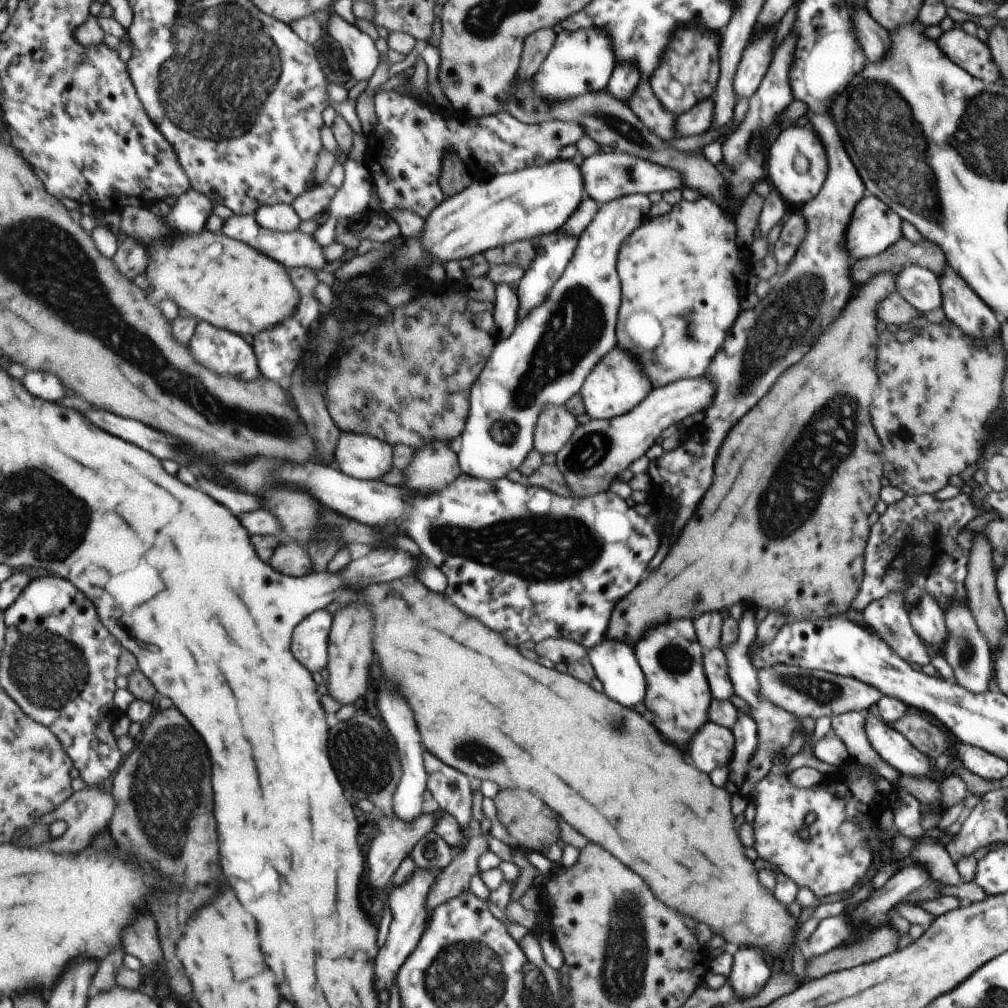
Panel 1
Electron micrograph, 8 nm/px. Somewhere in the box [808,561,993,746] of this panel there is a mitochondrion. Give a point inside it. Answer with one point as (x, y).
(966, 655)

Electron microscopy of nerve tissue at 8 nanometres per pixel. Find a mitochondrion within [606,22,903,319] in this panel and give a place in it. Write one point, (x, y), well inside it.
(813, 246)

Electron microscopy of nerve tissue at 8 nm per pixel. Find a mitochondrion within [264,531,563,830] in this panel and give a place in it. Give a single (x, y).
(352, 743)

